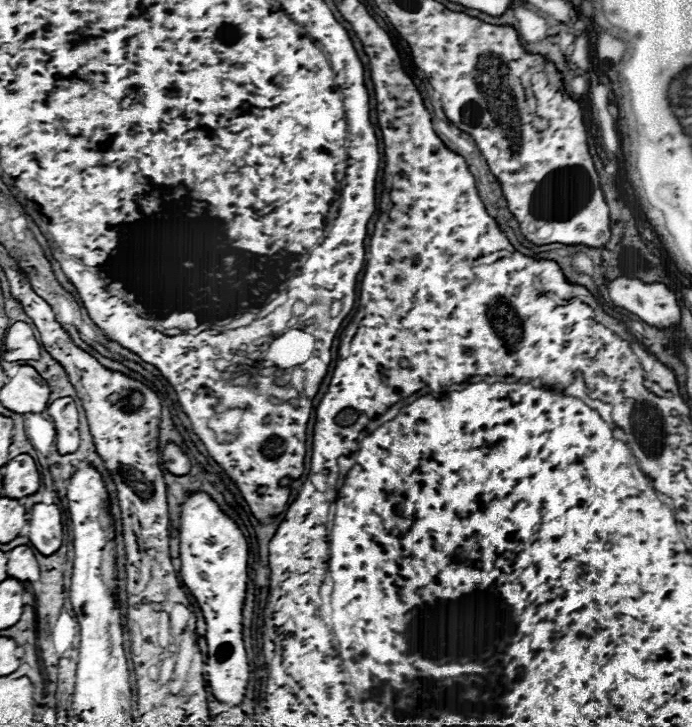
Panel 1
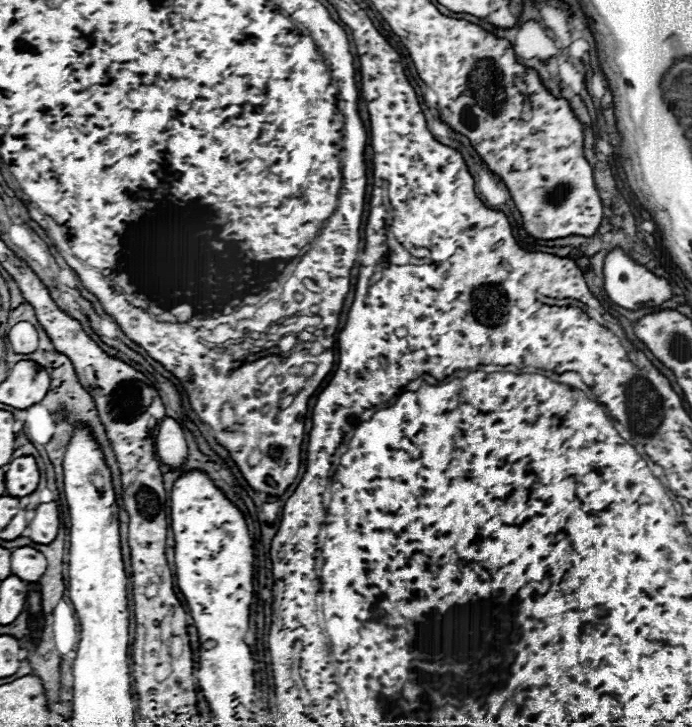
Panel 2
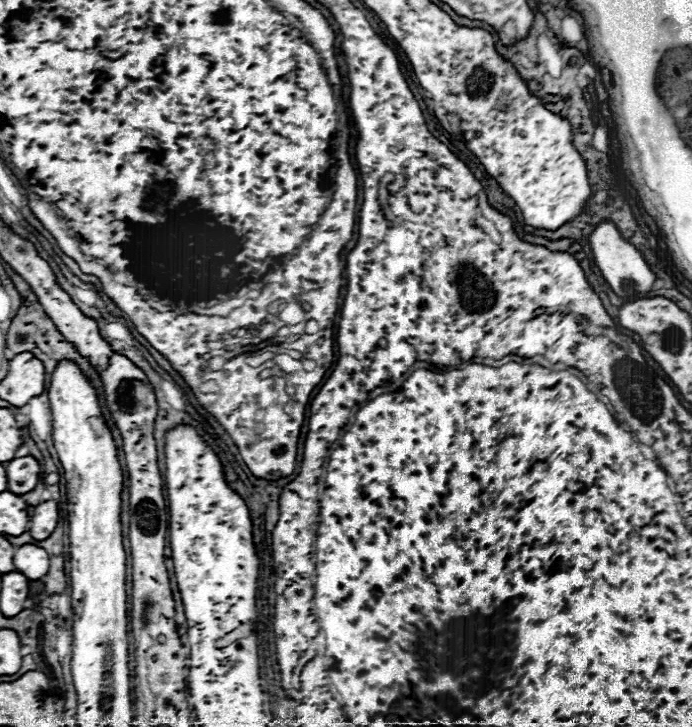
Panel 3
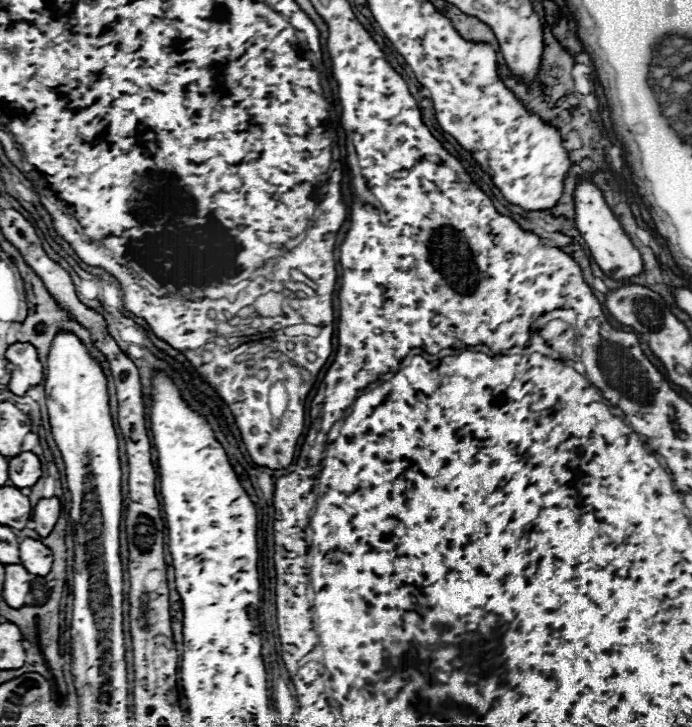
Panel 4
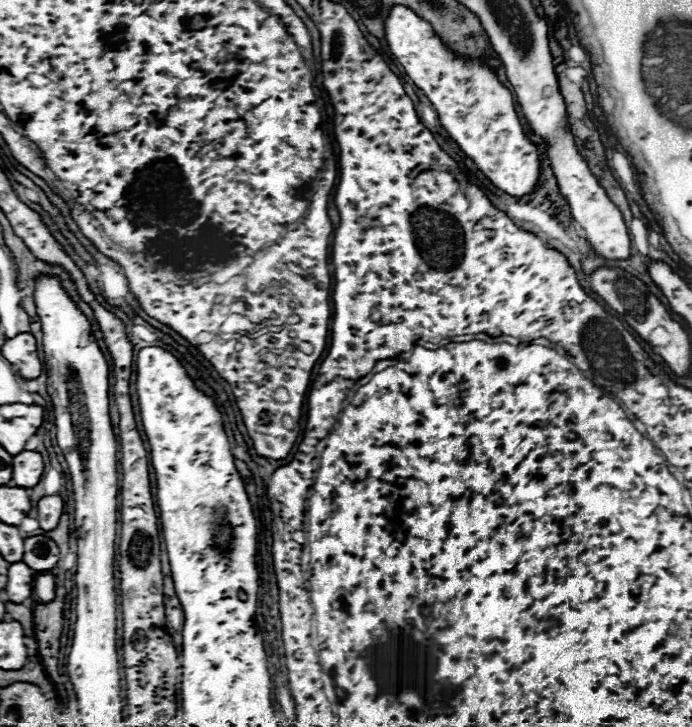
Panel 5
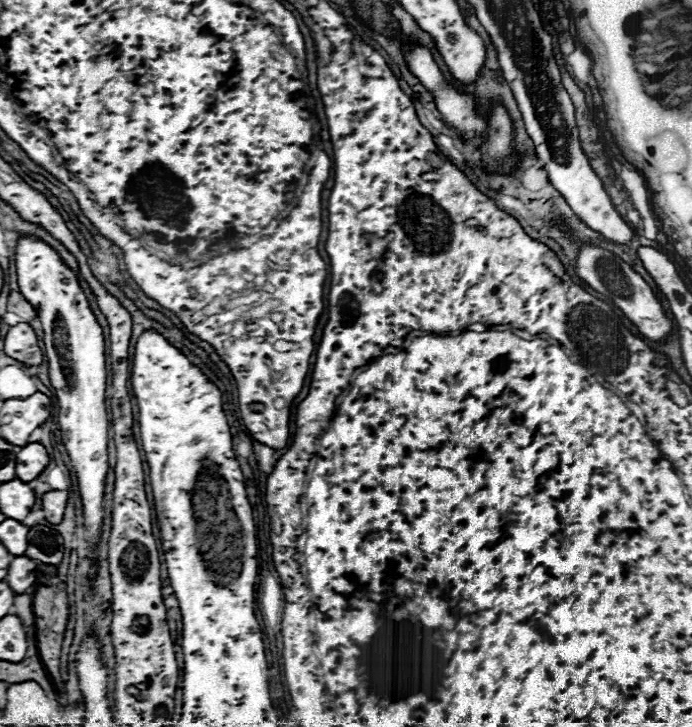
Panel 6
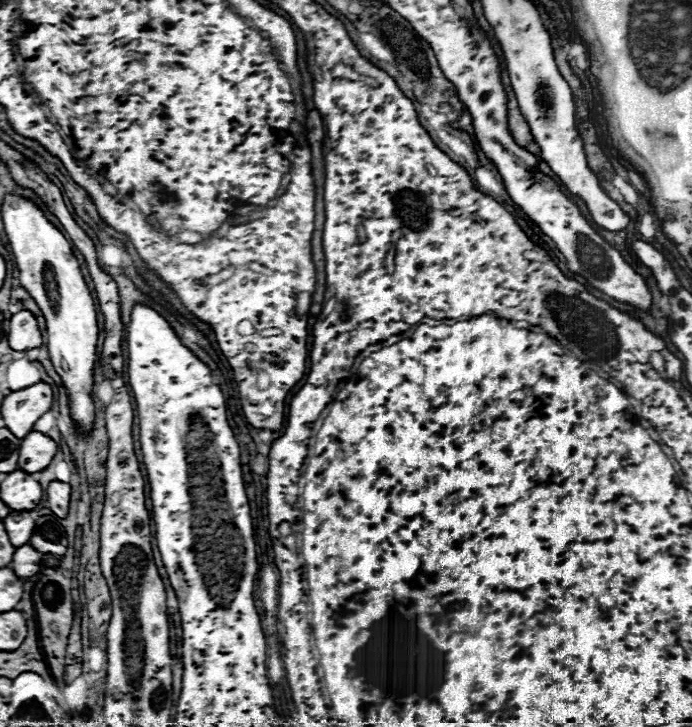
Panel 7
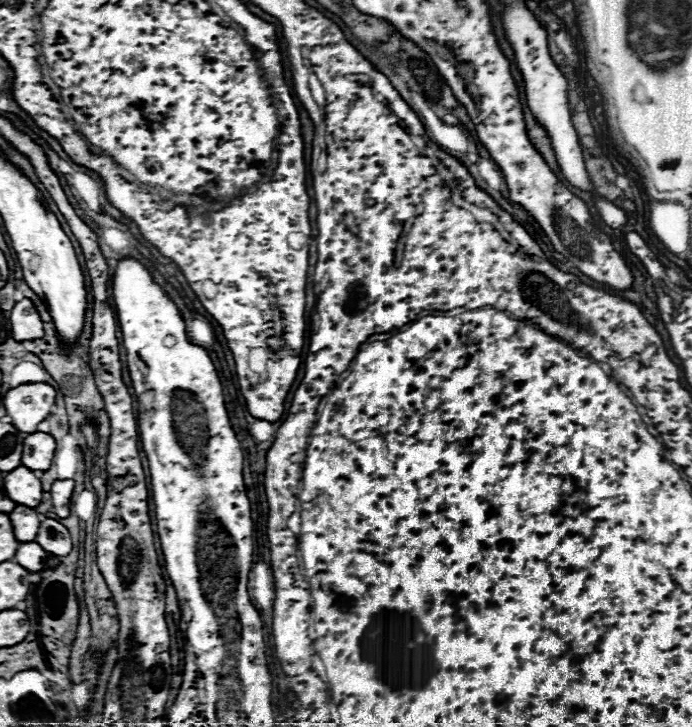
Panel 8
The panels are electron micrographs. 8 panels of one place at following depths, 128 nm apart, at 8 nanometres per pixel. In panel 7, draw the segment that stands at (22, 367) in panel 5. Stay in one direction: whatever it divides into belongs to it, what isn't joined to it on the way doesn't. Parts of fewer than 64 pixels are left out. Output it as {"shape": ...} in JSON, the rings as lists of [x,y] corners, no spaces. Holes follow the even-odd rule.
{"shape":[[[20,310],[12,316],[8,344],[16,352],[42,346],[42,332],[40,332],[38,322],[30,310]]]}

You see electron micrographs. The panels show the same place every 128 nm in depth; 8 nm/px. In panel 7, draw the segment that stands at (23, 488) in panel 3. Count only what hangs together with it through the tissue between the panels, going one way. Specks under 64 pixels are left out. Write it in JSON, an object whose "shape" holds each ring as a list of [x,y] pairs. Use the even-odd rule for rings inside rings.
{"shape":[[[30,432],[22,440],[18,468],[28,474],[42,472],[44,468],[48,468],[48,464],[56,456],[56,450],[58,450],[58,446],[50,436],[40,434],[40,432]]]}

